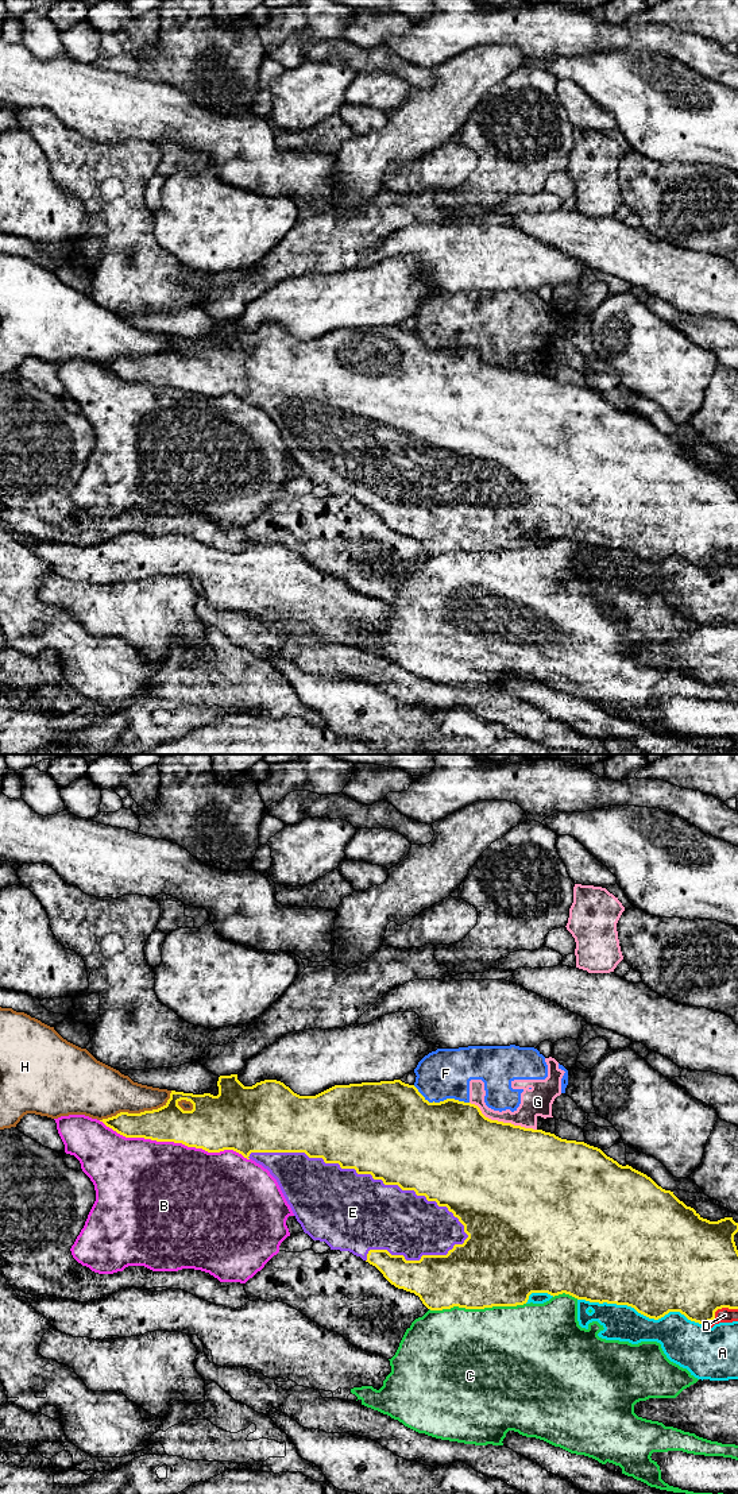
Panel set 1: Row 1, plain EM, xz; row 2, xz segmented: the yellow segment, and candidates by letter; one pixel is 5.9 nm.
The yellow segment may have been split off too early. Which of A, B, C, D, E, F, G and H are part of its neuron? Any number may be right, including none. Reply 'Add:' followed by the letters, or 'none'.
Add: E

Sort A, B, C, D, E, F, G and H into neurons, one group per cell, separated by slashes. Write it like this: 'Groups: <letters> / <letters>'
Groups: A / B / C / D / E / F G / H

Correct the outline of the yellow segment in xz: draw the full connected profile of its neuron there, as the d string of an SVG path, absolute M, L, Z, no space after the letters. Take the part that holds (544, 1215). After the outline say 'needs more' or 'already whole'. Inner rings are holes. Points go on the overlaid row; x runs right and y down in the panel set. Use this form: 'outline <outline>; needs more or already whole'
outline M237 1074L220 1076L217 1086L217 1096L171 1090L167 1103L158 1109L140 1113L120 1112L100 1122L125 1138L182 1143L208 1153L233 1150L244 1158L255 1161L277 1180L305 1234L313 1240L325 1242L331 1250L349 1251L360 1256L375 1266L391 1285L418 1296L430 1310L453 1306L465 1309L517 1306L526 1304L532 1293L548 1293L553 1297L565 1293L590 1302L627 1305L654 1320L669 1312L680 1312L688 1320L702 1325L712 1321L718 1309L738 1309L738 1250L734 1242L738 1223L733 1217L718 1221L703 1219L693 1208L680 1201L673 1192L662 1189L650 1177L631 1166L619 1165L598 1147L561 1139L542 1130L491 1120L482 1113L478 1105L471 1103L455 1099L429 1103L414 1085L401 1080L335 1085L316 1096L300 1096L277 1080L264 1080L252 1086L244 1086L237 1080ZM181 1100L190 1101L193 1109L183 1111L178 1105Z; needs more

